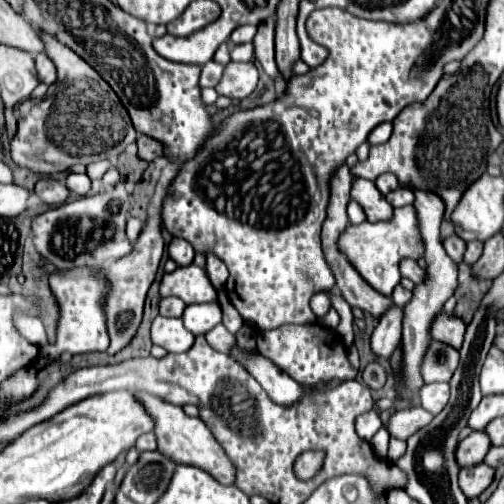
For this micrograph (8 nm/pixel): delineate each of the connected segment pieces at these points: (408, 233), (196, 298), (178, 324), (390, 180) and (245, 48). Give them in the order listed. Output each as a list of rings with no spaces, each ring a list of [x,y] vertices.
[[[405,205],[405,207],[395,208],[395,215],[389,221],[377,221],[377,223],[365,221],[363,225],[349,225],[339,239],[339,249],[347,255],[353,267],[357,267],[361,277],[375,291],[379,291],[381,295],[391,295],[395,285],[401,281],[399,263],[405,257],[413,257],[415,261],[419,261],[425,251],[415,207]]]
[[[187,265],[177,267],[173,273],[165,273],[161,281],[161,297],[175,295],[189,303],[213,303],[217,301],[217,293],[203,271],[203,267]]]
[[[155,317],[153,327],[151,327],[151,339],[155,345],[165,347],[169,353],[183,353],[187,351],[195,337],[191,331],[185,329],[181,319],[173,319],[173,317]]]
[[[385,173],[385,175],[377,177],[375,185],[377,185],[377,189],[379,189],[383,195],[387,195],[389,191],[393,191],[393,189],[397,189],[397,187],[399,187],[399,183],[397,183],[397,177],[395,177],[393,173]]]
[[[245,43],[245,45],[233,45],[231,47],[231,61],[253,61],[255,53],[253,53],[253,45]]]

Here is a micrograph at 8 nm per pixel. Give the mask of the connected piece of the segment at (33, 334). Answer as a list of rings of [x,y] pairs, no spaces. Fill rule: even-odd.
[[[17,315],[15,325],[17,325],[17,329],[21,331],[21,335],[27,337],[31,343],[35,343],[35,345],[39,345],[39,347],[47,345],[47,335],[45,335],[45,327],[43,327],[41,319],[27,317],[27,315]]]

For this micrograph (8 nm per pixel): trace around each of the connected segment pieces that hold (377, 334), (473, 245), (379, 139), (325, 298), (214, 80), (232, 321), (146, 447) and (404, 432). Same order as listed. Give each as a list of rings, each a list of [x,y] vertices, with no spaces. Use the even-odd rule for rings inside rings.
[[[391,305],[387,313],[381,315],[379,325],[371,335],[371,349],[379,359],[391,357],[393,351],[399,347],[401,323],[403,323],[403,309],[397,305]]]
[[[471,241],[467,243],[467,251],[465,251],[465,263],[473,265],[479,257],[481,257],[481,249],[483,249],[483,243],[481,241]]]
[[[381,123],[377,125],[371,135],[369,135],[369,143],[371,145],[377,145],[377,143],[385,143],[389,137],[391,137],[391,131],[393,131],[393,125],[391,123]]]
[[[317,293],[317,295],[311,299],[311,309],[313,309],[313,313],[317,315],[317,319],[323,319],[323,317],[329,313],[331,307],[333,307],[333,303],[331,303],[329,293]]]
[[[209,61],[205,65],[205,69],[201,69],[201,87],[217,87],[217,83],[221,81],[225,71],[225,65],[217,63],[217,61]]]
[[[223,291],[219,293],[219,305],[221,305],[221,309],[223,309],[223,325],[225,325],[231,333],[237,333],[237,331],[243,327],[243,319],[241,319],[241,315],[237,313],[237,309],[233,309],[229,297],[227,297]]]
[[[145,433],[137,439],[137,445],[135,445],[139,451],[155,451],[157,449],[157,443],[155,443],[155,435],[153,433]]]
[[[413,405],[413,407],[407,407],[407,409],[395,411],[393,417],[387,423],[387,429],[397,439],[407,439],[415,431],[419,431],[421,427],[429,425],[431,421],[433,421],[433,415],[429,411],[421,409],[421,405]]]

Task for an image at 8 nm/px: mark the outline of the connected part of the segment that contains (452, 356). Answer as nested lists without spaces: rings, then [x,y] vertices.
[[[433,341],[423,359],[421,373],[423,373],[425,383],[449,381],[457,369],[457,365],[459,365],[459,353],[451,345]]]

